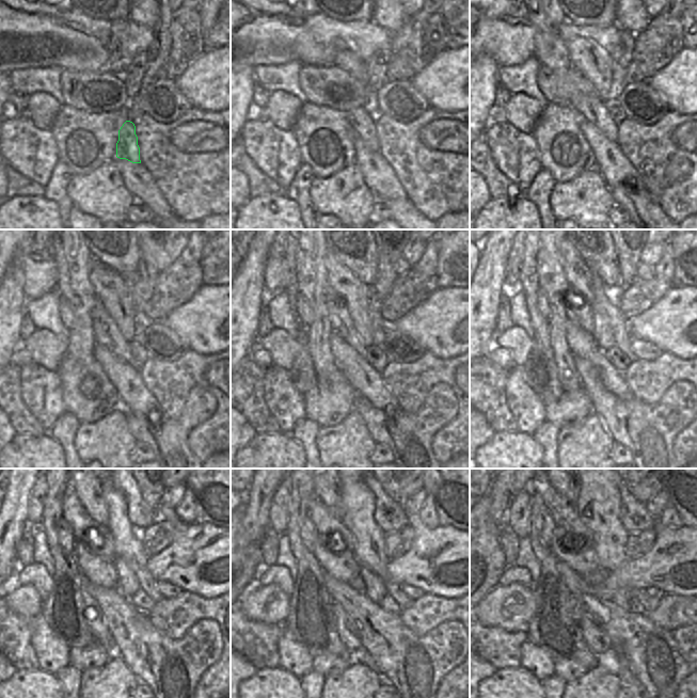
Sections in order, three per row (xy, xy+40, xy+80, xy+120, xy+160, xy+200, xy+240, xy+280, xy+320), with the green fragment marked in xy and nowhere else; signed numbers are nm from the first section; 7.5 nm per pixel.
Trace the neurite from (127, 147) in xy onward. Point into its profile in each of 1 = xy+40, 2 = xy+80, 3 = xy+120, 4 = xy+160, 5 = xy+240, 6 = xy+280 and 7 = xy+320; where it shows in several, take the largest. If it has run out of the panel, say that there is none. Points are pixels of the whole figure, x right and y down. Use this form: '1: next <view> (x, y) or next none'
1: next xy+40 (363, 125)
2: next xy+80 (592, 108)
3: next xy+120 (106, 332)
4: next xy+160 (342, 324)
5: next xy+240 (98, 540)
6: next xy+280 (336, 537)
7: next xy+320 (563, 512)

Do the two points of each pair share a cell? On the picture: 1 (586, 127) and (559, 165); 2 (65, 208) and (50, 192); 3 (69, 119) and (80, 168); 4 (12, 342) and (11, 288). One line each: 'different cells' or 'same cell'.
1: different cells
2: same cell
3: same cell
4: same cell

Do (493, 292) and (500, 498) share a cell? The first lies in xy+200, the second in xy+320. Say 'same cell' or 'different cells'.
same cell

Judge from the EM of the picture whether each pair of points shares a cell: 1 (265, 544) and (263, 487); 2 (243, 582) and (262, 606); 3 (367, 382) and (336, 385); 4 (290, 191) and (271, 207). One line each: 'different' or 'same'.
1: different
2: different
3: different
4: different

